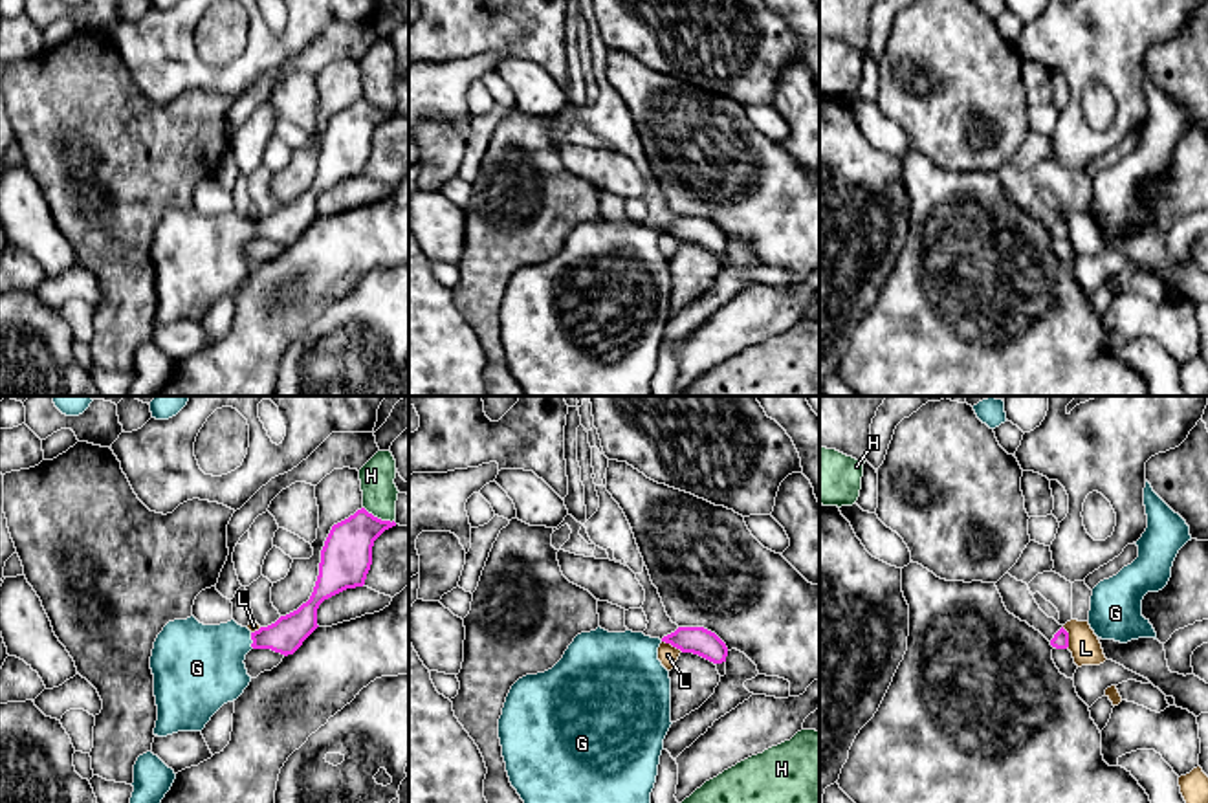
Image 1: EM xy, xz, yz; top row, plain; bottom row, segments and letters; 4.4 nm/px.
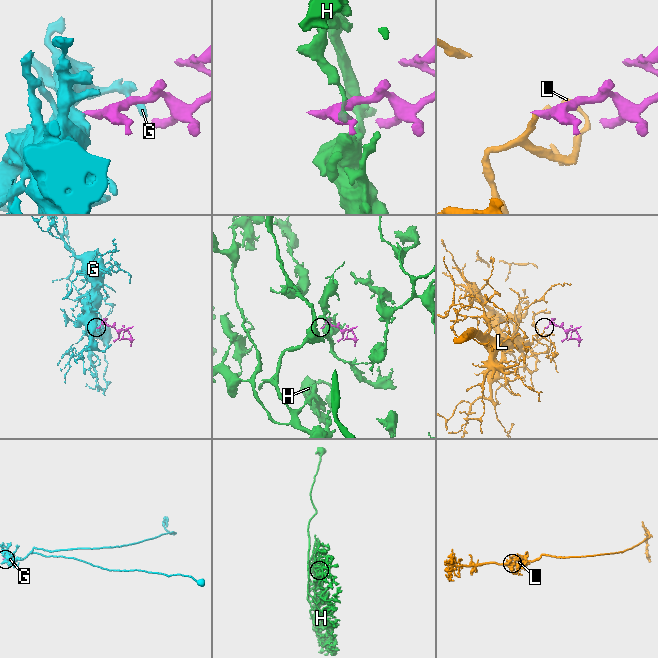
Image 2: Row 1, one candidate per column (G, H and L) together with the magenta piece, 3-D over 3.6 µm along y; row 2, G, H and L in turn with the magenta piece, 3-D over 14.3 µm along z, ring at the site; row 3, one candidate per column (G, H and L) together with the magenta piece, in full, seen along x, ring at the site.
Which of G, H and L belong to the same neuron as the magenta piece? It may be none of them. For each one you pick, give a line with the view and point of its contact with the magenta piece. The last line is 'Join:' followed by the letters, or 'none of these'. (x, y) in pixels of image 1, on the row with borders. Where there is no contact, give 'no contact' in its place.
G: contact xy (252, 638)
Join: G

